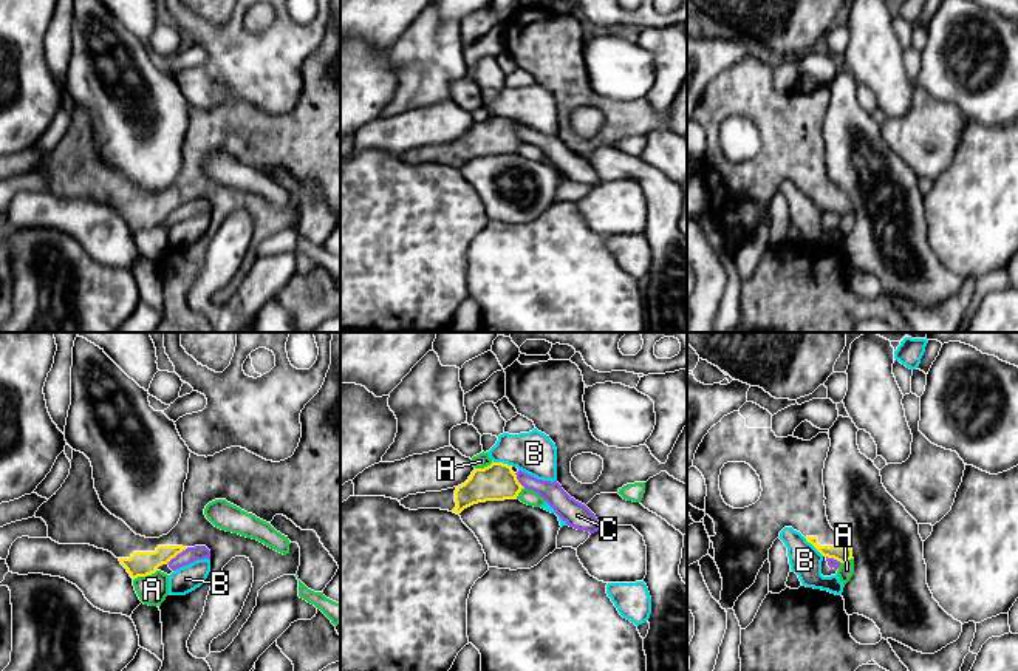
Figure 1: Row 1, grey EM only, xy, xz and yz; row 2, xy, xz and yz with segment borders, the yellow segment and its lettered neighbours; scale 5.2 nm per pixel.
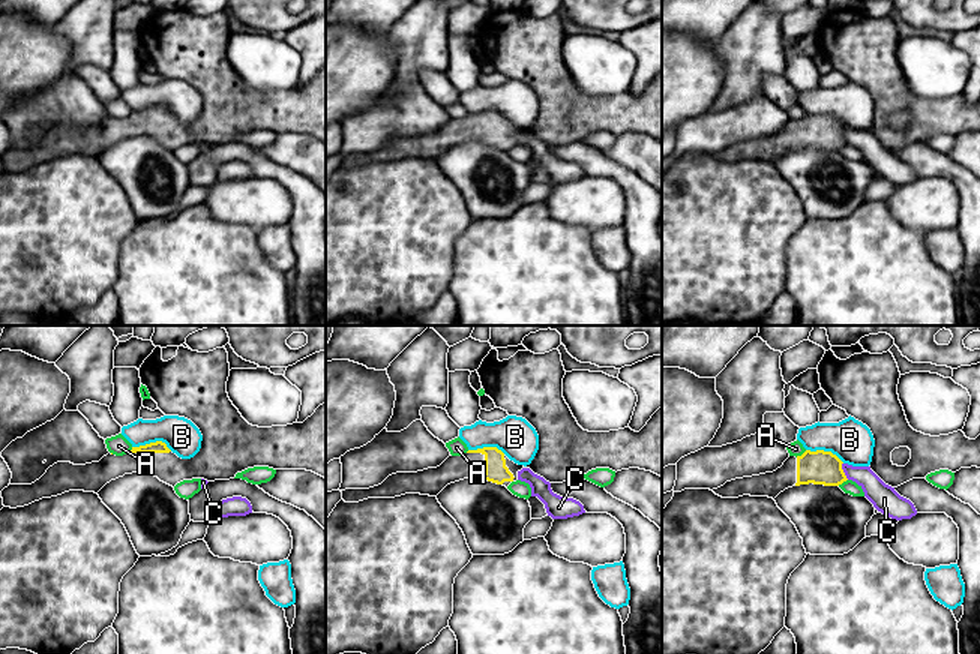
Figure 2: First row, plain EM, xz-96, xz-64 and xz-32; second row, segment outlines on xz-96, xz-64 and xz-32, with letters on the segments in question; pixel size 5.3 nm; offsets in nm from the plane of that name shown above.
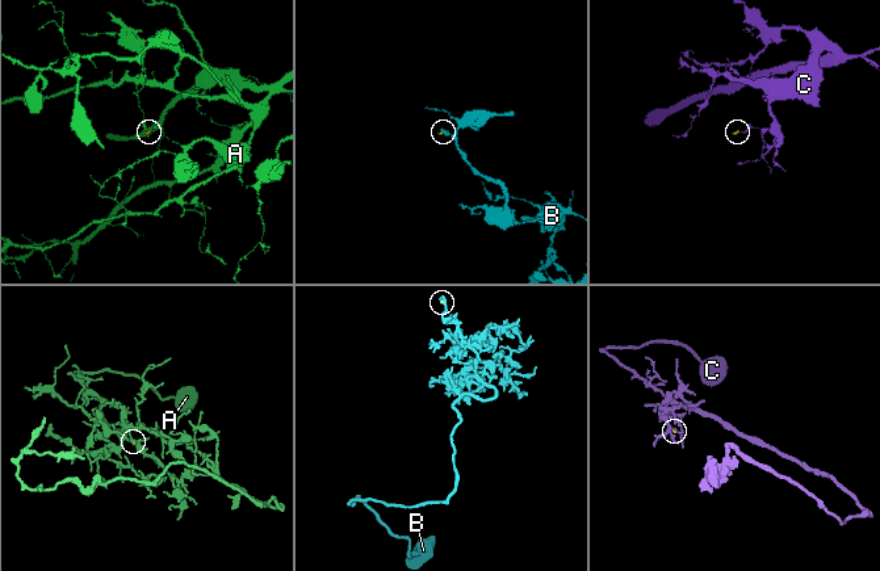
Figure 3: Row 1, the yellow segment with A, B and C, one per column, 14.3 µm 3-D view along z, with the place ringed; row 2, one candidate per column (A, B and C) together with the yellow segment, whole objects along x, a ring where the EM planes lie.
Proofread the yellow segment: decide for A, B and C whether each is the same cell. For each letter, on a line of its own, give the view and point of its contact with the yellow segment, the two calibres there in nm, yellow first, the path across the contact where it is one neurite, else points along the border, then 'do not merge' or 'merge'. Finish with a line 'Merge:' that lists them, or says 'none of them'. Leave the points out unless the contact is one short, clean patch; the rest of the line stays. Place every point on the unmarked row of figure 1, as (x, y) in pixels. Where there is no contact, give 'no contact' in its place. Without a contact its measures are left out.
A: meets yellow in xy at (144, 229); 130 nm thick on the yellow side, 160 nm on the other; border along xy (157, 224), (138, 229), (133, 234); do not merge
B: meets yellow in xz at (502, 116); 190 nm thick on the yellow side, 220 nm on the other; border along xz (492, 113), (512, 119); do not merge
C: meets yellow in xy at (177, 207); 130 nm thick on the yellow side, 80 nm on the other; border along xy (187, 201), (166, 217); do not merge
Merge: none of them

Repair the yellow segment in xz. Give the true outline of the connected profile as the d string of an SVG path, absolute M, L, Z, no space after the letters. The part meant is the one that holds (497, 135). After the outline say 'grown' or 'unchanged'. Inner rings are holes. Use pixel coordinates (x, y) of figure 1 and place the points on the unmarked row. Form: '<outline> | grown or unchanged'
M492 114L484 122L475 122L469 133L458 141L408 148L399 156L410 164L441 162L459 169L478 156L517 153L523 142L512 125L512 119Z | grown

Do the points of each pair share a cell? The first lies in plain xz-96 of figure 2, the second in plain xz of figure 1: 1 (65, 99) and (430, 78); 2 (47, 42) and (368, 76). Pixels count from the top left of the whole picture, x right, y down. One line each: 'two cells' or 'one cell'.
1: two cells
2: one cell

